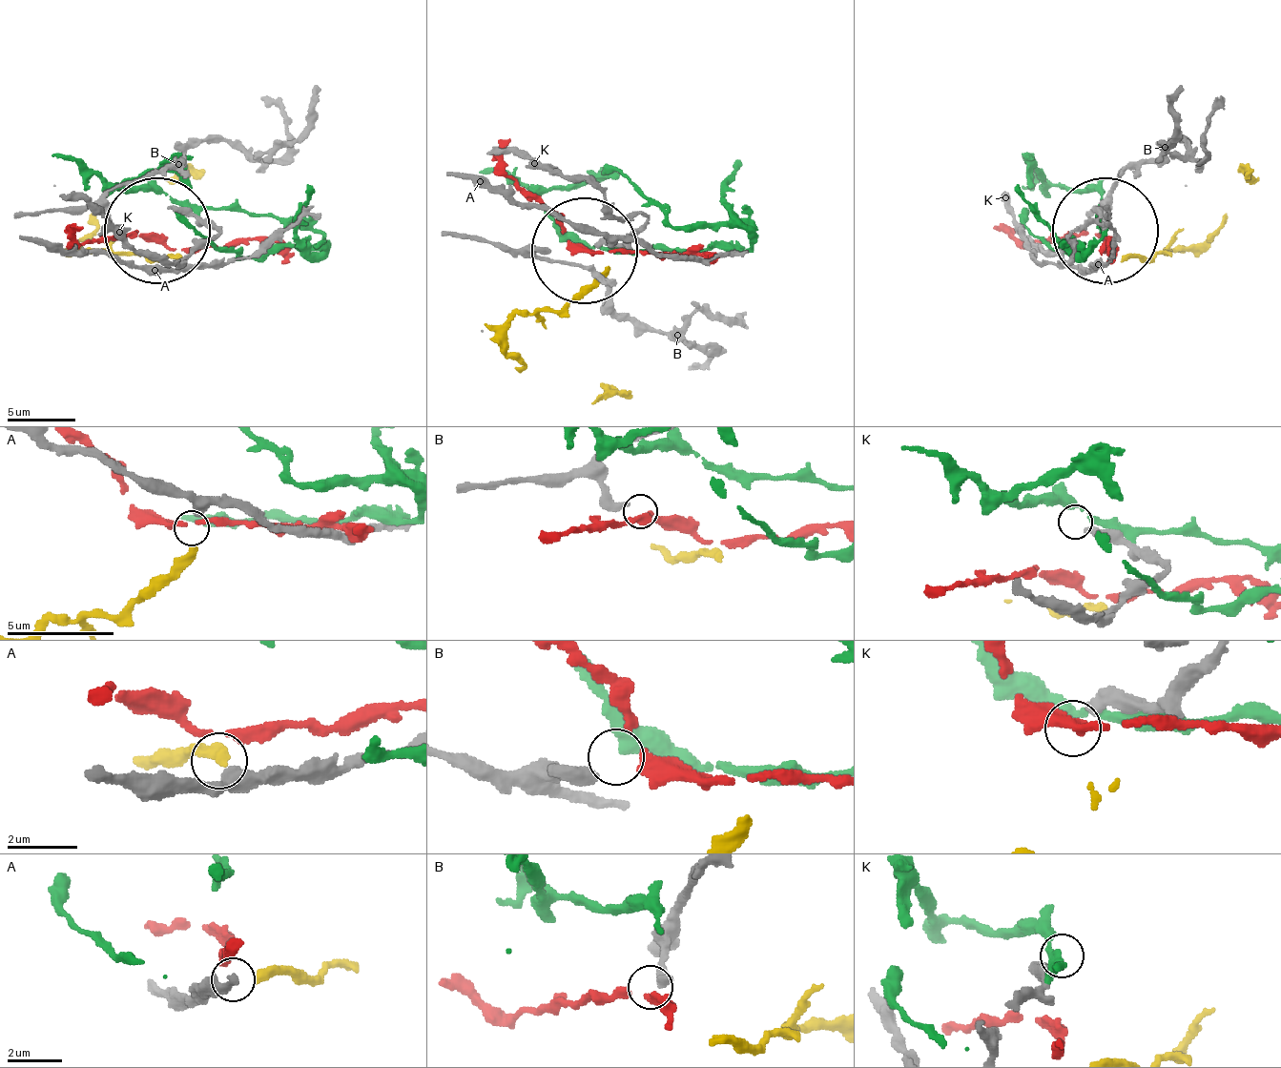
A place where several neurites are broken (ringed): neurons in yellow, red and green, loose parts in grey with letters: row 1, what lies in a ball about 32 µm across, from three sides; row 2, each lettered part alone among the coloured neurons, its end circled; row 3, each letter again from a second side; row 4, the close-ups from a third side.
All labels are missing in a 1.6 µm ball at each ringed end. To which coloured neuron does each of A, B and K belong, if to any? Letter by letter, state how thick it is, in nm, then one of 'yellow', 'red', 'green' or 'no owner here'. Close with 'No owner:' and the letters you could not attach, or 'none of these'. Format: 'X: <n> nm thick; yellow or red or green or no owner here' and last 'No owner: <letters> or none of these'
A: 360 nm thick; yellow
B: 360 nm thick; red
K: 400 nm thick; no owner here
No owner: K

